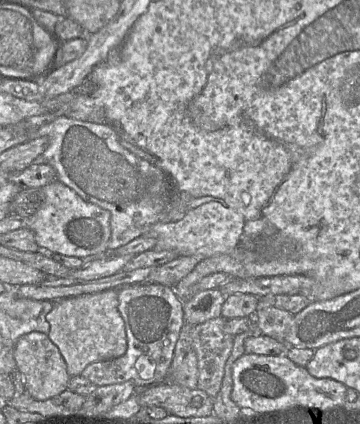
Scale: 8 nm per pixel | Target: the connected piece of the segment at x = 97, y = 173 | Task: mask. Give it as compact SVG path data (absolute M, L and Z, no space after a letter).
M59 115L33 133L33 138L43 136L48 138L49 143L42 156L38 157L34 163L50 164L55 169L60 182L76 192L83 200L110 212L111 237L108 242L108 250L115 250L145 234L168 213L171 181L167 173L159 166L126 149L120 143L118 135L111 125L75 120Z

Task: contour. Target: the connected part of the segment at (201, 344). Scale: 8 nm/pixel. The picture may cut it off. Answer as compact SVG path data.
M222 316L213 318L196 325L192 333L198 364L198 389L213 399L221 388L225 364L234 344L234 336L224 331L225 322Z

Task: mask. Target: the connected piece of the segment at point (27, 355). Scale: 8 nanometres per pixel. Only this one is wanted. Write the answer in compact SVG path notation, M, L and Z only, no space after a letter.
M31 332L20 337L14 345L14 358L17 369L25 381L27 392L37 400L47 400L58 396L68 387L70 375L66 362L58 347L47 334Z

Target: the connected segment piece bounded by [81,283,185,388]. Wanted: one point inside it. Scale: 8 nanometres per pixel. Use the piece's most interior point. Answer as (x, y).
(153, 314)

